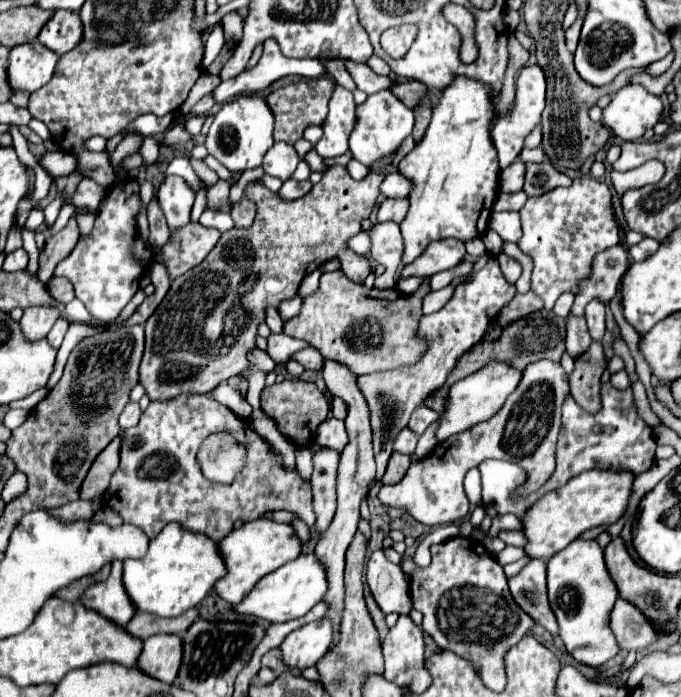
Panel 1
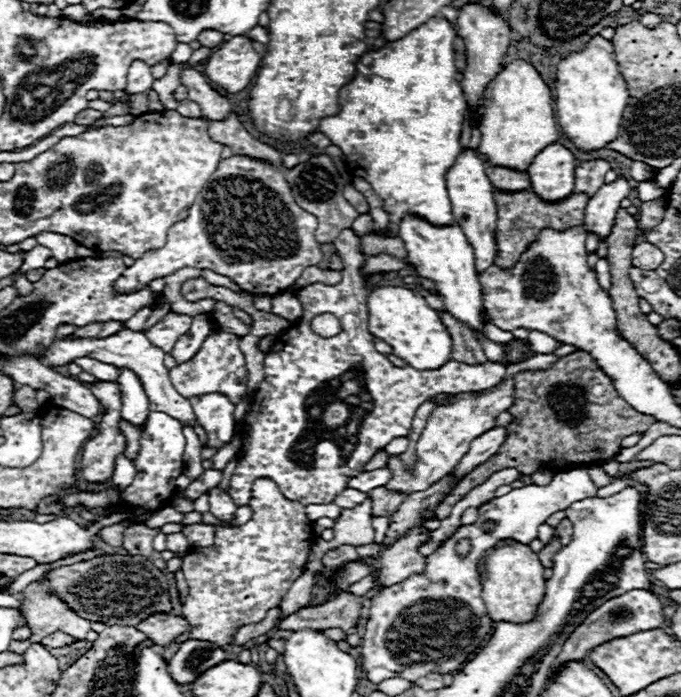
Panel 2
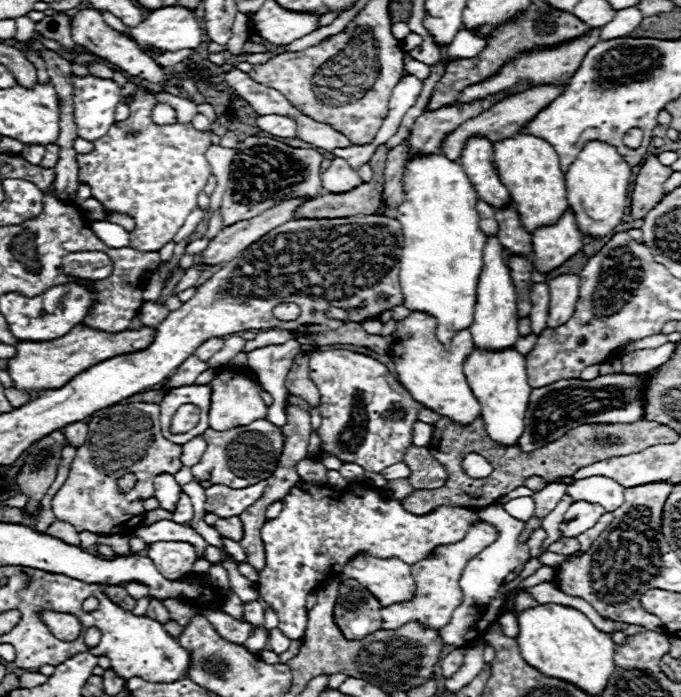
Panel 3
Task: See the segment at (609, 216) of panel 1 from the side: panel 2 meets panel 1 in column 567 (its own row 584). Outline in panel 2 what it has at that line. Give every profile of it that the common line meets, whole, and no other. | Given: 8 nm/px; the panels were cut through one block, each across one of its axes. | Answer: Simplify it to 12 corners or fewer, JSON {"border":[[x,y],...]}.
{"border":[[256,480],[252,518],[182,562],[178,638],[230,644],[304,572],[313,523]]}

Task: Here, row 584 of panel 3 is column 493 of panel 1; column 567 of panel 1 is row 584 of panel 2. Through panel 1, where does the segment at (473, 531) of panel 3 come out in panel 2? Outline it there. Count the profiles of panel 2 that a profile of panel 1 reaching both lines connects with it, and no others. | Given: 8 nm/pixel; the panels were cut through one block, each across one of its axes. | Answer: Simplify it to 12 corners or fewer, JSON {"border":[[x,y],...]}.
{"border":[[416,524],[390,546],[368,544],[358,552],[380,572],[374,586],[394,586],[422,574],[430,540]]}

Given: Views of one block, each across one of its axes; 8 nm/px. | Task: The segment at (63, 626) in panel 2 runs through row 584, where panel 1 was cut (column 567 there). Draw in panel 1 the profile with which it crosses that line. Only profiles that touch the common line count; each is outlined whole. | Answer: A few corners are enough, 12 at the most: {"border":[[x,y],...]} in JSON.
{"border":[[582,18],[566,30],[568,50],[576,48]]}

